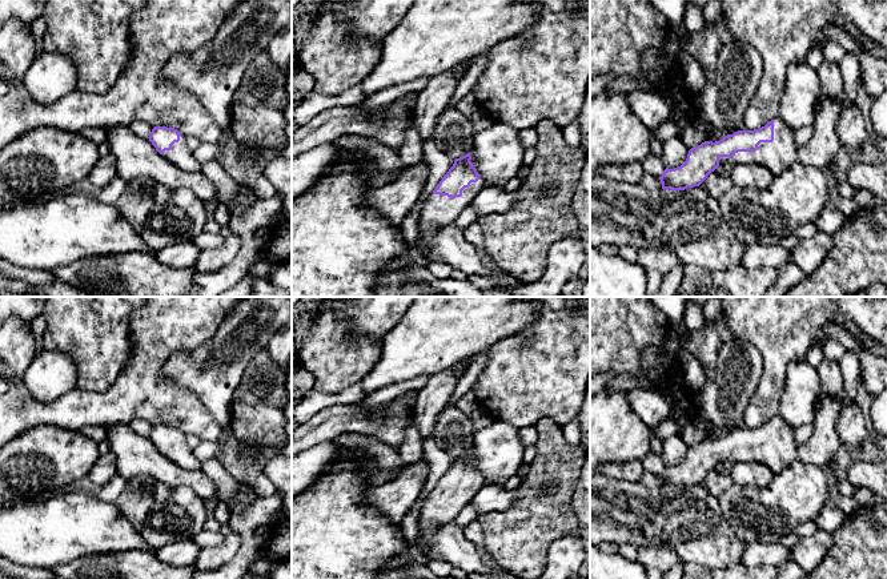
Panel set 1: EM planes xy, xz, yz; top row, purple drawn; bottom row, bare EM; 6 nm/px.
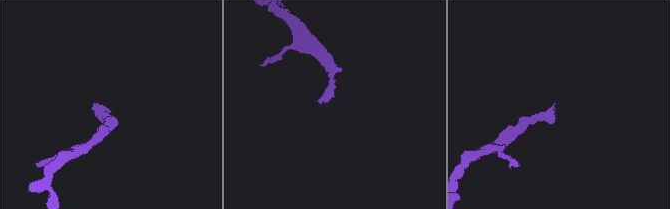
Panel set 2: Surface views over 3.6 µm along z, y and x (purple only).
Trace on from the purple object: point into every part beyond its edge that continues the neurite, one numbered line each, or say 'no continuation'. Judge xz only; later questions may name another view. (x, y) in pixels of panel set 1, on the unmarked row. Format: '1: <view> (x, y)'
1: xz (437, 509)

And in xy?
1: xy (180, 454)

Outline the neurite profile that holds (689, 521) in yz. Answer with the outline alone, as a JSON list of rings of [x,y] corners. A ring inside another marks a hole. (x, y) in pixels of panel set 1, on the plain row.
[[[598,471],[590,474],[590,542],[665,547],[687,563],[713,570],[727,568],[740,560],[744,542],[725,519],[718,498],[701,484],[685,488],[647,488],[639,482],[609,478]]]

